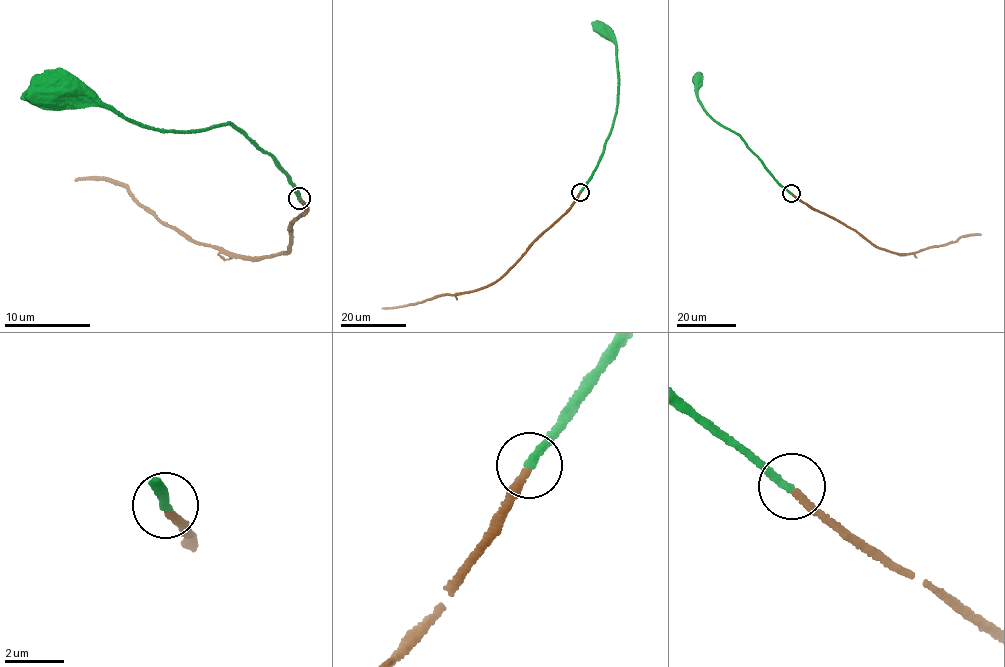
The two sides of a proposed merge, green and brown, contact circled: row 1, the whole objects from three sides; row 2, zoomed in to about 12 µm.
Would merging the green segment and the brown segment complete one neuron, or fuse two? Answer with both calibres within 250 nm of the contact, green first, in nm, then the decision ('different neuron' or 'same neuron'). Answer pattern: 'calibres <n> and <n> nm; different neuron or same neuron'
calibres 280 and 240 nm; same neuron

